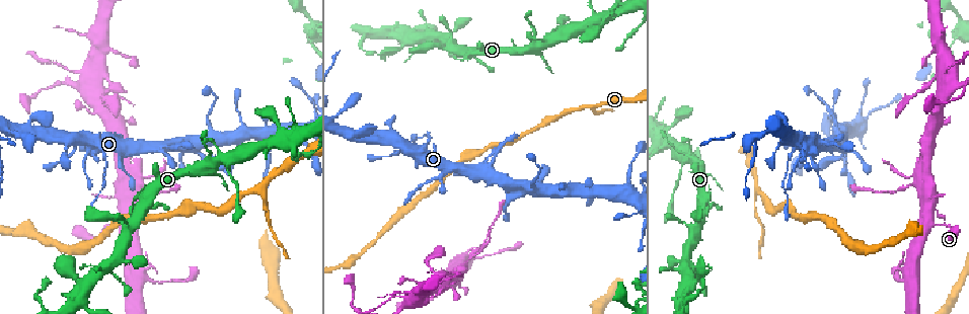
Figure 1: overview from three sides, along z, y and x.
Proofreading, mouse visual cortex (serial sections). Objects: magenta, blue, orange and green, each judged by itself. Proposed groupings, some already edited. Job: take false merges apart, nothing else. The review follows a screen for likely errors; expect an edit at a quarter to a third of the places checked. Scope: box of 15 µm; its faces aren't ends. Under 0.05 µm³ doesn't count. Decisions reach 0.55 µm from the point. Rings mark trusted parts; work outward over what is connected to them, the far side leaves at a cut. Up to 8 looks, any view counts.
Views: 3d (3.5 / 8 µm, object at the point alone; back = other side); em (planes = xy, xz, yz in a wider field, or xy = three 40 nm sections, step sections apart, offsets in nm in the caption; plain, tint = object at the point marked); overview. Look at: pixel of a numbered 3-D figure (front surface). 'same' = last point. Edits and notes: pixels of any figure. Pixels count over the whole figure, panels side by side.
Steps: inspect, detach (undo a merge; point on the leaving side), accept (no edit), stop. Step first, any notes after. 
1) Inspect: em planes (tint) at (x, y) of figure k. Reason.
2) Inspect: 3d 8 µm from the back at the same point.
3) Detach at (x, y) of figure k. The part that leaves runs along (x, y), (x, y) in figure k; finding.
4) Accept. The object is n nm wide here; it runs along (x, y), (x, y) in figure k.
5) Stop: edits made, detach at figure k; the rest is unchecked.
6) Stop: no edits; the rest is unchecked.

Inspect: em xy step 3 (tint) at (225, 162) of figure 1. Thin arm on a thick one.

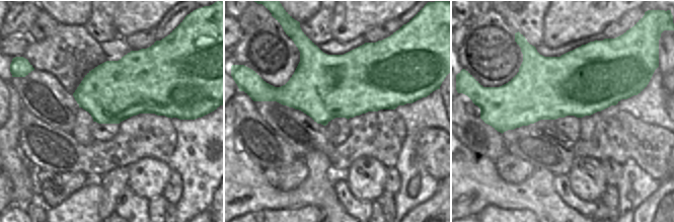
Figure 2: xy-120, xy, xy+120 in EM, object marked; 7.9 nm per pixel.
Inspect: 3d 3.5 µm at the same point. See where the arms go.

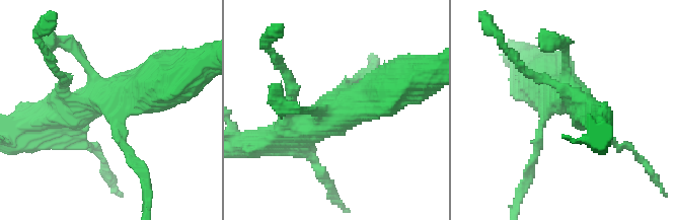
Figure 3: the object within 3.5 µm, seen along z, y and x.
Accept. It runs along (293, 131), (405, 76) in figure 3; one cell here.

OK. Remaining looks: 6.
Inspect: 3d 3.5 µm at (583, 106) of figure 1. Arms part here.

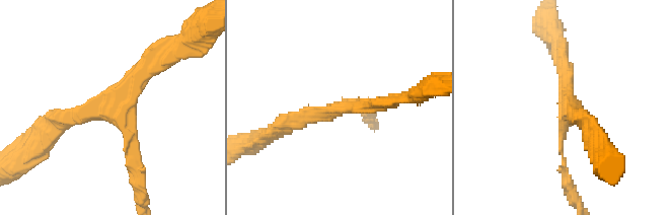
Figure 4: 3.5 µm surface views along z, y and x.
Inspect: em xy step 3 (tint) at (107, 101) of figure 4. 3 arms meet here; the arms are 100, 200, 250 nm wide.

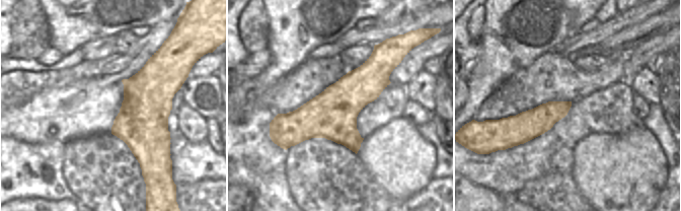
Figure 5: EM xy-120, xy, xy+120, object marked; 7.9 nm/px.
Accept. The object is 380 nm wide here; it runs along (162, 57), (105, 103), (53, 129) in figure 4; one cell here.

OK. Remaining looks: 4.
Inspect: 3d 8 µm at (606, 17) of figure 1. Looks like a crossing.

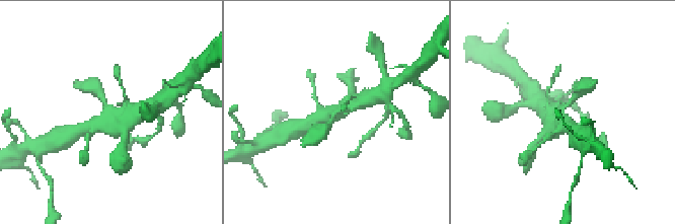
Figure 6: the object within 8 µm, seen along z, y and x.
Inspect: em xy step 5 (tint) at (562, 113) of figure 6. 4 arms meet here; the arms are 200, 200, 500, 600 nm wide; need the tissue.

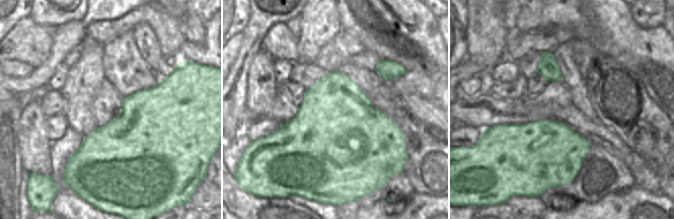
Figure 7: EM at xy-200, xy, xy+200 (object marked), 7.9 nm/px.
Accept. All the same cell.

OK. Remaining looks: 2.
Inspect: 3d 3.5 µm at (142, 185) of figure 1. Narrows sharply.

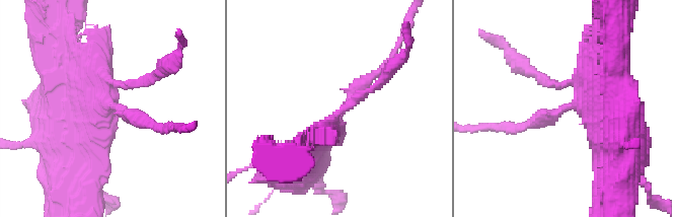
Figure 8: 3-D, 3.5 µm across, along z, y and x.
Inspect: em planes (tint) at (569, 106) of figure 8. Now the EM.

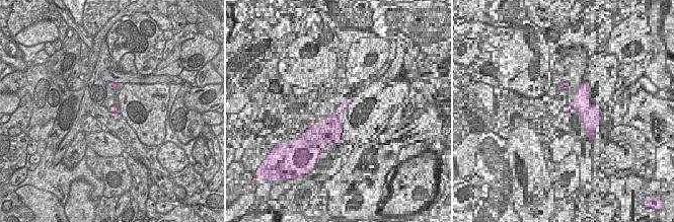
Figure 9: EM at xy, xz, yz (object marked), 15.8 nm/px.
Accept. It runs along (293, 167), (383, 63) in figure 8; continuous, no second cell.

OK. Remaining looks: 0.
Stop: no edits; the rest is unchecked.

